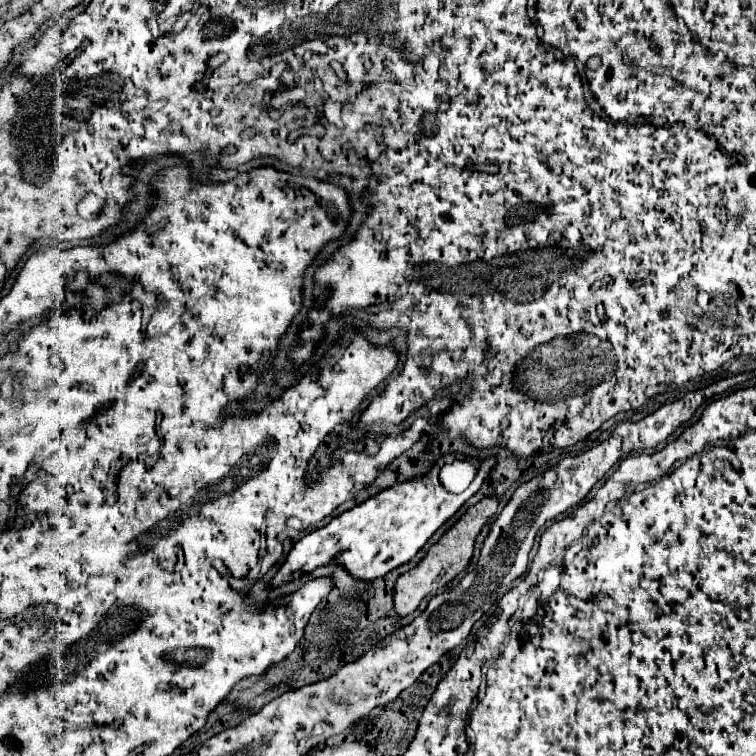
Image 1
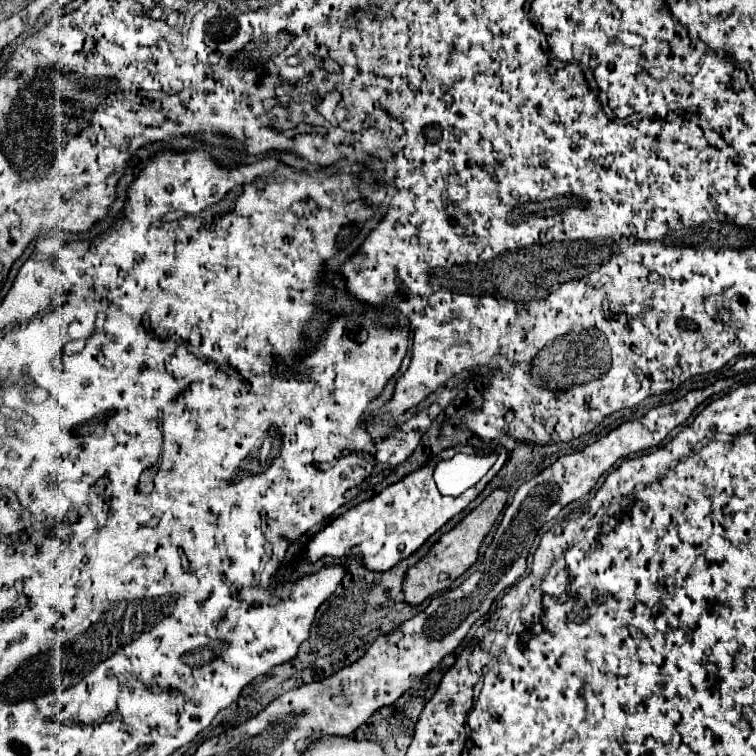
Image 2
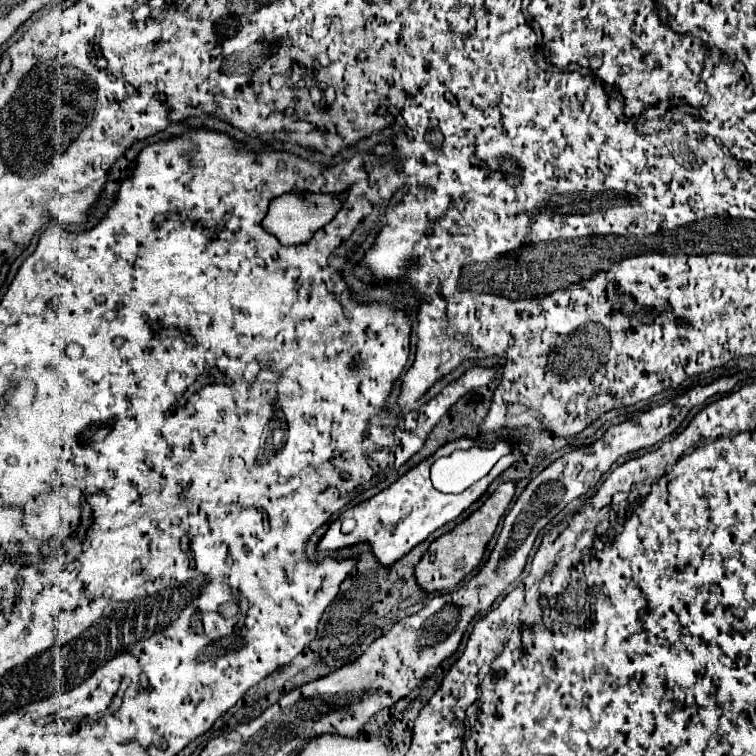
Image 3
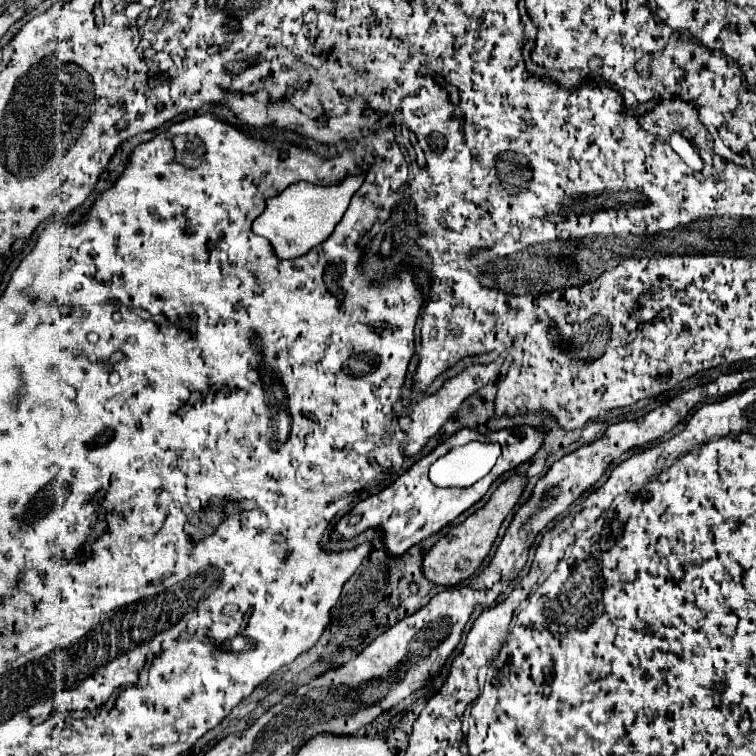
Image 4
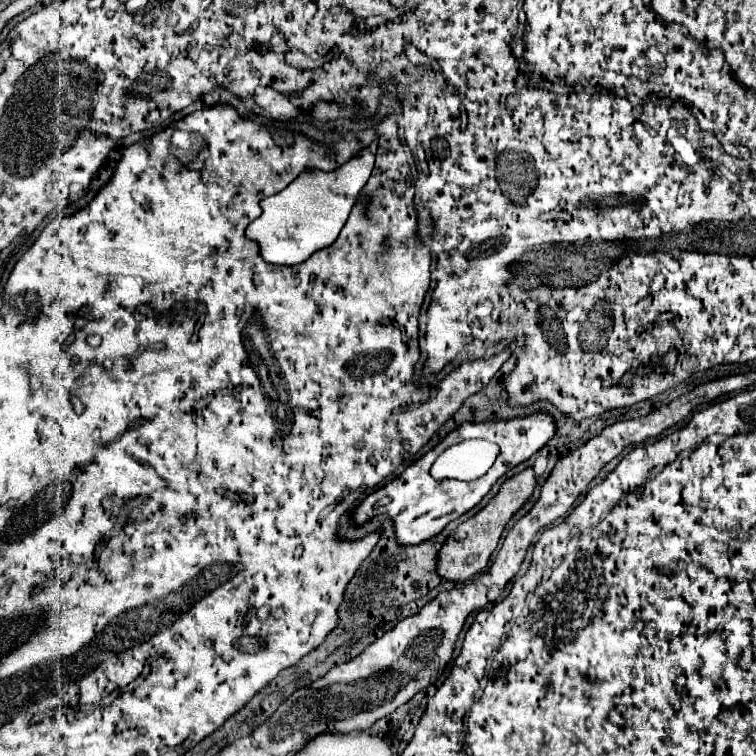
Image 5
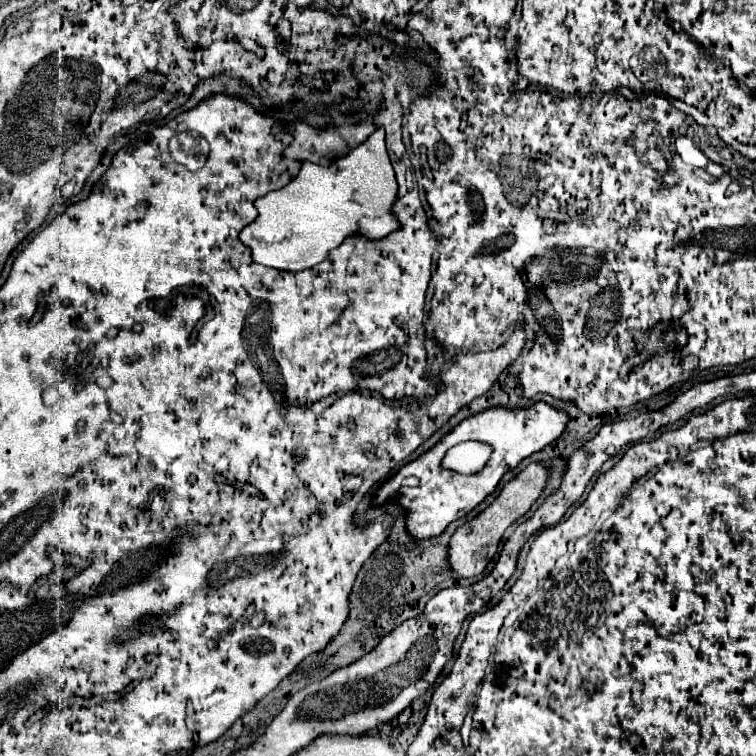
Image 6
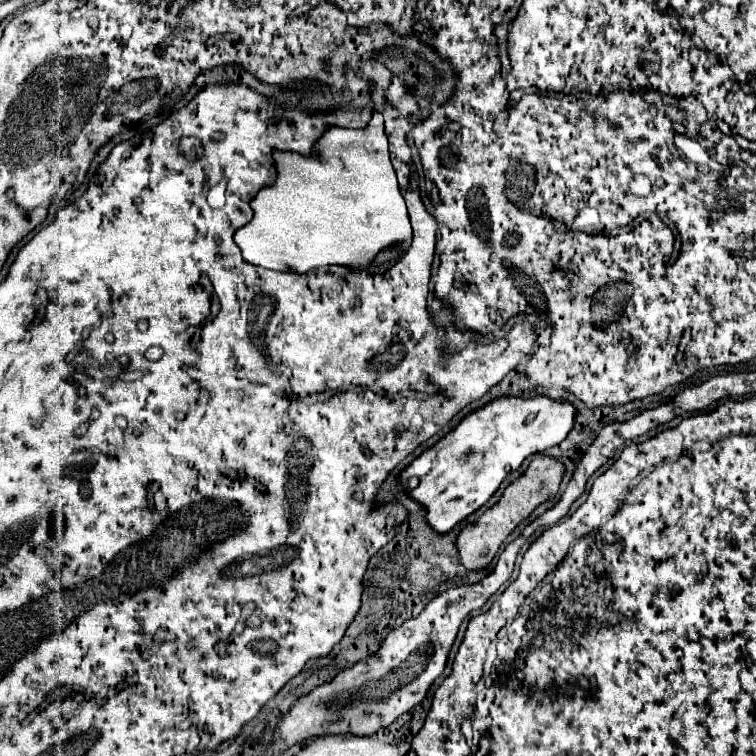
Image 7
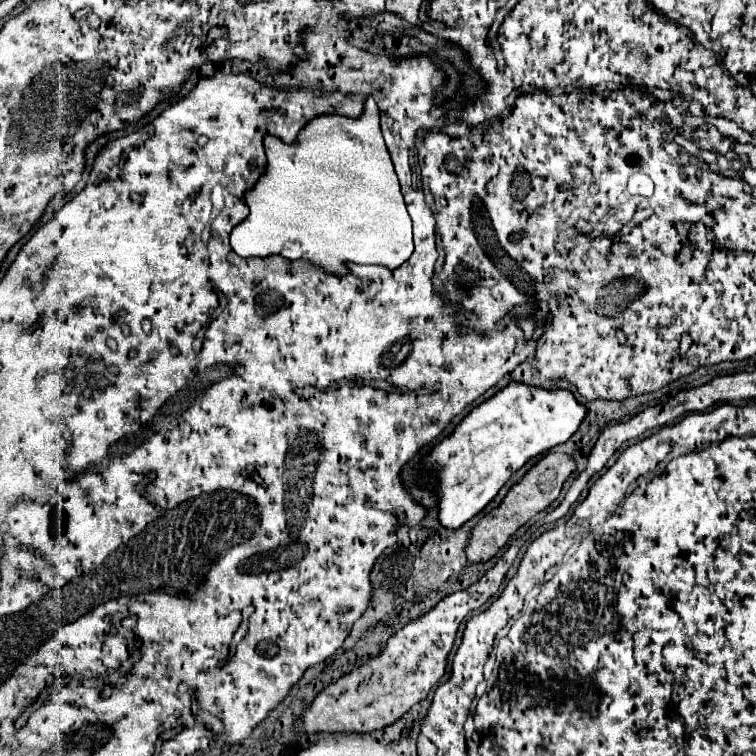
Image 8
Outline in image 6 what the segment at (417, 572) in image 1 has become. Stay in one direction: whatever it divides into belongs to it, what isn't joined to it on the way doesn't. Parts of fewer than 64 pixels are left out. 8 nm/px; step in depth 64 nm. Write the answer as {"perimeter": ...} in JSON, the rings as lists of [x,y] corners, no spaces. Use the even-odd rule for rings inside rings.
{"perimeter":[[[530,462],[514,480],[510,480],[500,496],[484,510],[480,512],[476,518],[468,520],[466,524],[462,524],[450,538],[450,568],[454,570],[454,574],[458,576],[478,576],[484,572],[484,568],[488,566],[488,562],[494,558],[494,554],[498,552],[498,544],[504,536],[504,530],[514,524],[520,516],[524,516],[530,506],[540,498],[540,494],[544,492],[546,484],[548,484],[548,476],[550,476],[550,466],[540,464],[540,462]]]}

